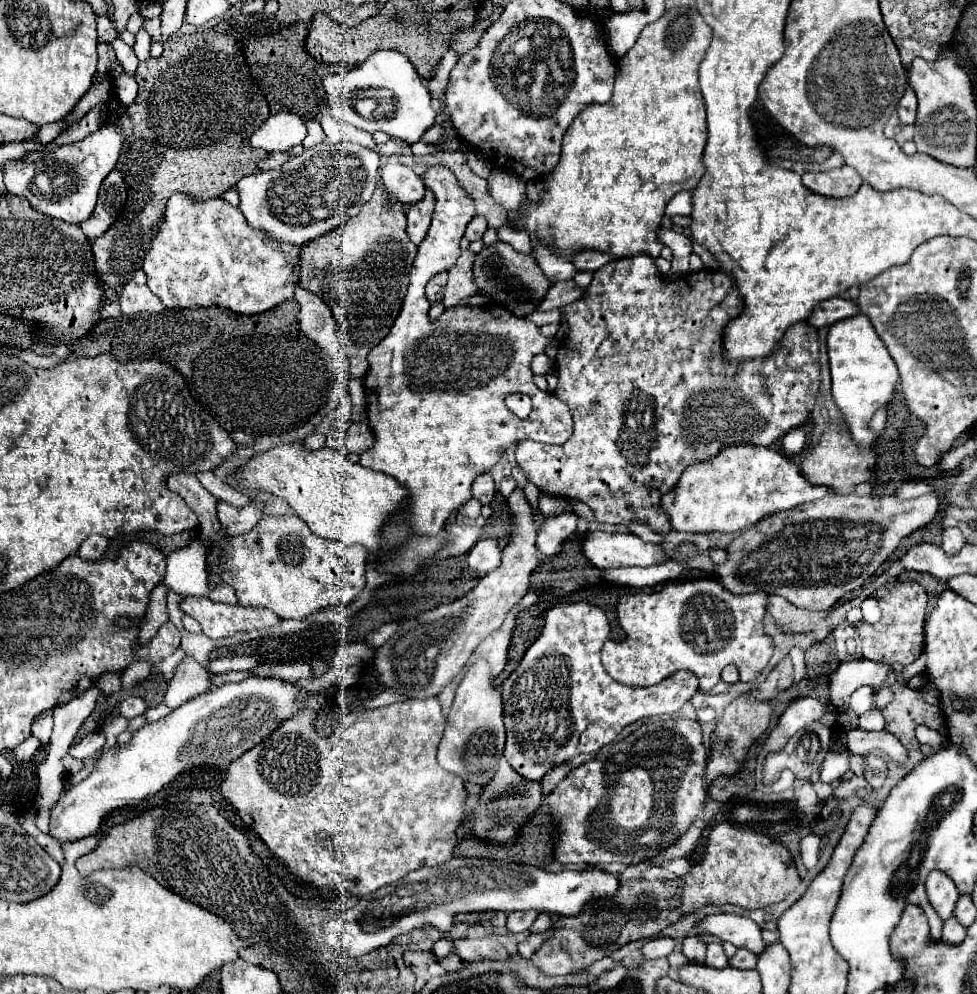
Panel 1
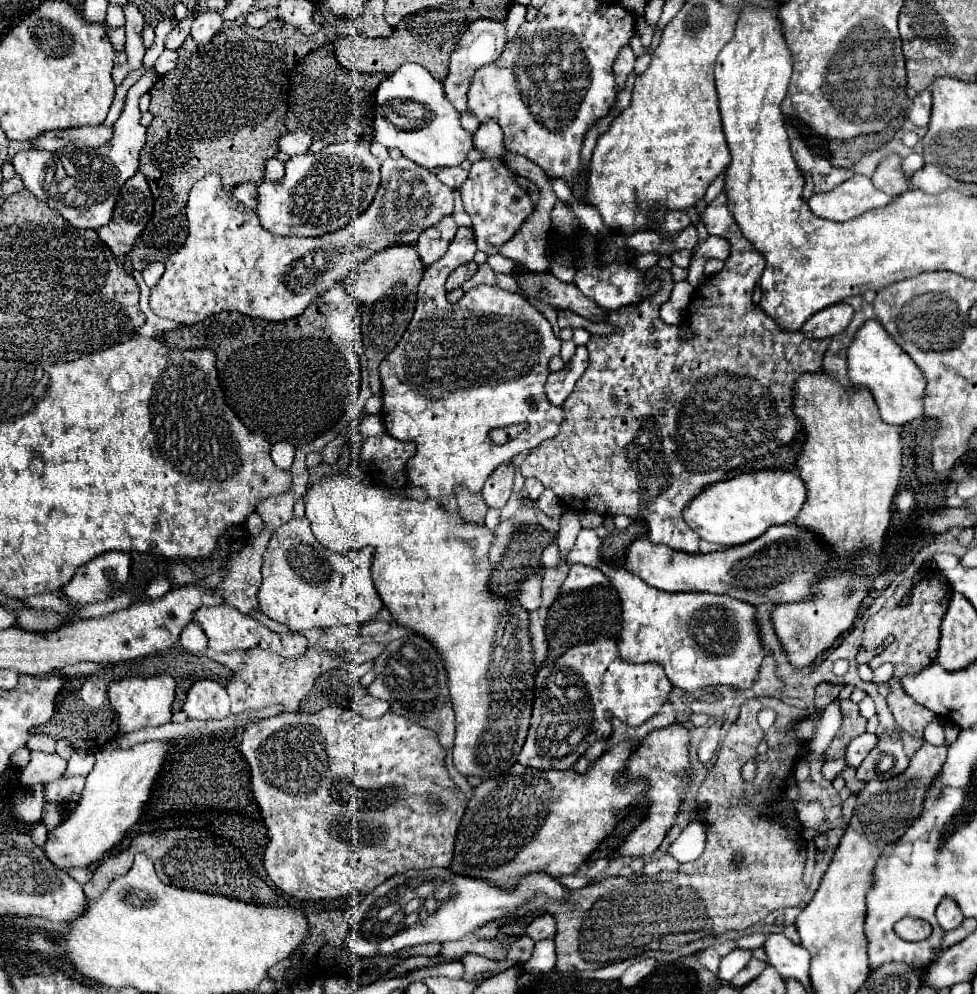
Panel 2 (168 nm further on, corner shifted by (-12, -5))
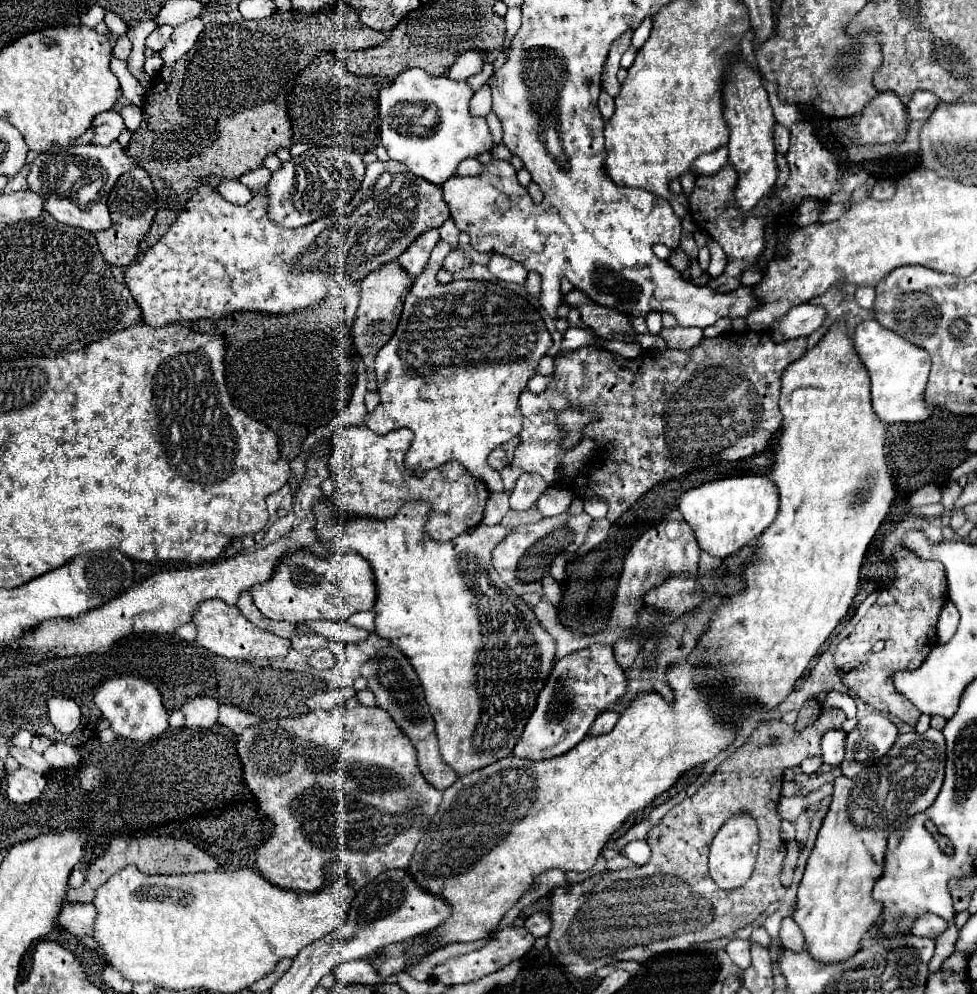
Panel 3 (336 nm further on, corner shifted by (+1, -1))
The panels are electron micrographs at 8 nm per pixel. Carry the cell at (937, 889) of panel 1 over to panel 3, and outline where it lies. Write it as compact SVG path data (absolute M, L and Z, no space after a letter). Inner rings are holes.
M925 913L925 915L915 919L915 923L911 927L911 935L937 939L945 929L947 929L947 921L943 917L933 915L933 913Z

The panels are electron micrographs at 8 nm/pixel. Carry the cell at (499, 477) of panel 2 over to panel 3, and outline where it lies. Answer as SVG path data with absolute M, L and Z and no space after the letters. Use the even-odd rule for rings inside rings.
M497 447L489 453L489 465L497 471L501 471L505 465L507 465L507 455L505 455L505 449L503 447Z

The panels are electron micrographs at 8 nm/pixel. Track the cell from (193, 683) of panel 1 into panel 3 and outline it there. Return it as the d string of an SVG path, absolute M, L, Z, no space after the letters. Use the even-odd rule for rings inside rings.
M195 697L193 701L185 703L181 711L185 713L185 725L187 727L209 729L217 723L219 703L211 697Z

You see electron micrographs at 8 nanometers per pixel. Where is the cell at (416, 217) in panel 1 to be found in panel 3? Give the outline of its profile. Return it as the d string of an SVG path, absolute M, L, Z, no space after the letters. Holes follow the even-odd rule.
M433 229L433 231L425 231L421 237L417 237L409 247L407 251L397 259L399 265L411 275L411 277L417 277L421 275L423 267L427 265L429 261L429 255L433 251L433 247L437 245L439 241L439 231Z

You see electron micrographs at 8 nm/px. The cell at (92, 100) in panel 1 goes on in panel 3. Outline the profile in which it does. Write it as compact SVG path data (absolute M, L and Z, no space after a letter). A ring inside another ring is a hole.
M125 35L125 37L119 37L116 40L115 47L113 49L113 55L120 60L127 61L129 54L131 52L131 41L129 41L129 37Z

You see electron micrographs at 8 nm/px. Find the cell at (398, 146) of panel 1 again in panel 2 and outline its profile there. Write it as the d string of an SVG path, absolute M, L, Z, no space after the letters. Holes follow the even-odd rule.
M446 167L446 169L442 169L442 171L432 171L442 183L446 183L448 187L460 187L464 181L466 181L466 177L468 177L468 171L464 171L464 169L460 169L460 167Z

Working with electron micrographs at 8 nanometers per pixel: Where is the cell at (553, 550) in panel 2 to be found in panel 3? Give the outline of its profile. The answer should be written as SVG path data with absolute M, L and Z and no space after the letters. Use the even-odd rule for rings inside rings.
M549 573L543 579L543 595L555 609L559 607L559 603L561 603L561 587L553 581L553 577Z

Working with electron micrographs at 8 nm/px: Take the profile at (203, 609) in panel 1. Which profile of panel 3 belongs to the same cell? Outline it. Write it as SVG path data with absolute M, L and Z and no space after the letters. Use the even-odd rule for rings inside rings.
M209 599L199 605L199 611L193 617L193 623L197 625L197 643L205 649L209 649L215 655L237 659L237 661L251 661L251 659L273 659L273 657L285 657L291 649L291 641L277 637L269 631L263 631L249 623L241 611L233 605L227 605L221 599Z

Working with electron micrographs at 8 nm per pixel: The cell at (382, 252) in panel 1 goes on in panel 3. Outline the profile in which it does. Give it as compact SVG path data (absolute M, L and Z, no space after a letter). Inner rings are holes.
M397 261L381 265L377 271L369 273L361 281L363 289L361 289L361 303L357 309L357 319L353 323L353 341L355 341L359 355L363 357L365 365L367 365L367 389L369 391L377 389L377 379L375 379L375 369L373 369L375 355L393 337L399 317L401 317L401 311L403 311L405 295L411 285L413 285L413 277L407 275L403 271L403 267L399 267Z

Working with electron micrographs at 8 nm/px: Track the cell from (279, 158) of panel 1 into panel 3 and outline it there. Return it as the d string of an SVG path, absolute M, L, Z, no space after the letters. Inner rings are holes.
M267 167L253 169L253 171L249 171L249 173L245 173L245 175L239 177L241 185L245 185L245 187L249 187L249 189L261 189L263 185L269 183L269 179L271 179L271 173L269 173Z

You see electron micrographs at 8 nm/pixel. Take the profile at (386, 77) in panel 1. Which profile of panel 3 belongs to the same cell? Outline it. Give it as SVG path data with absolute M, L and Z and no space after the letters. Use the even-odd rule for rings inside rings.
M407 69L407 71L399 73L393 79L393 83L389 87L383 87L379 93L381 145L387 149L387 153L393 161L399 161L405 167L409 167L409 171L413 175L427 179L433 185L443 185L443 181L447 181L449 177L455 175L457 165L463 159L487 153L495 145L485 117L471 115L471 111L469 111L471 95L473 95L473 91L467 81L457 83L449 77L431 77L421 69Z

